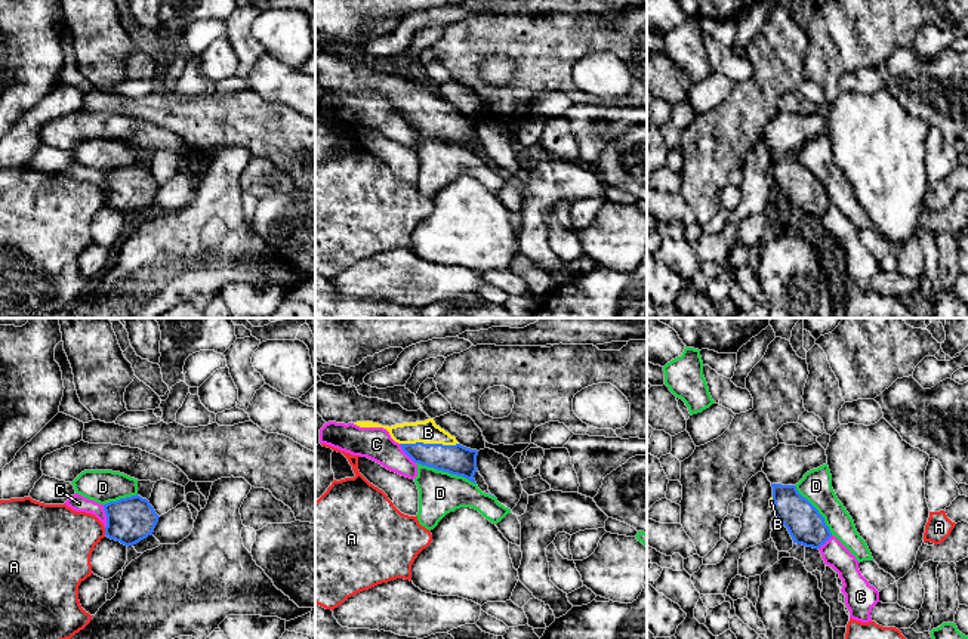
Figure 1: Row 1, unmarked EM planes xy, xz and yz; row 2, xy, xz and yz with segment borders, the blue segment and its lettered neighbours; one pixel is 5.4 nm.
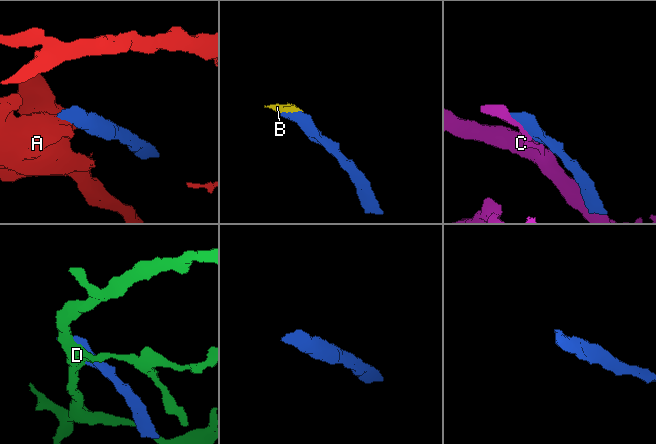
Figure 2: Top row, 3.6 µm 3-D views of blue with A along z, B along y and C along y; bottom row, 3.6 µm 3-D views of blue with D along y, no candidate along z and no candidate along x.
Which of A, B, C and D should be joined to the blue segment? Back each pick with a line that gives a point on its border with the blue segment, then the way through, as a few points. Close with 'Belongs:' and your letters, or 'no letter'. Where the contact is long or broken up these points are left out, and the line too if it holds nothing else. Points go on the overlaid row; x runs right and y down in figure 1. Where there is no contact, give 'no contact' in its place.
B: contact xz (429, 444); way xz (459, 460), (429, 444), (428, 432)
Belongs: B

